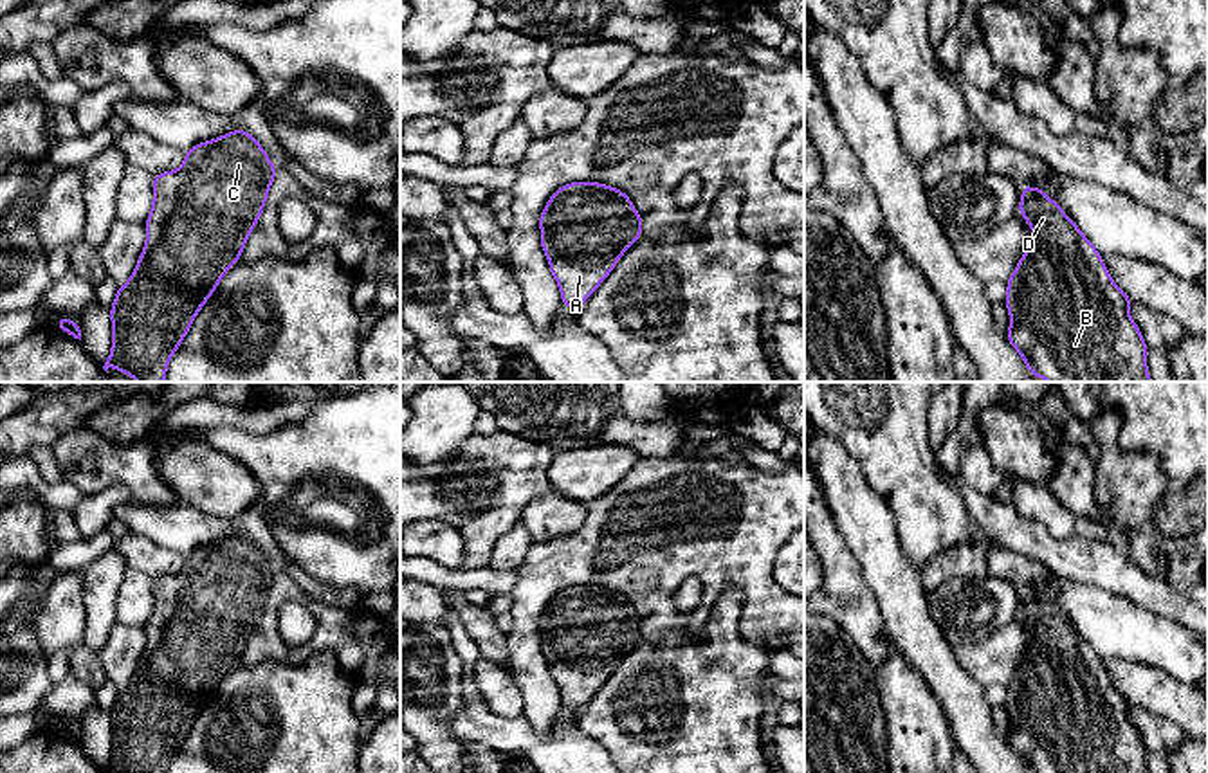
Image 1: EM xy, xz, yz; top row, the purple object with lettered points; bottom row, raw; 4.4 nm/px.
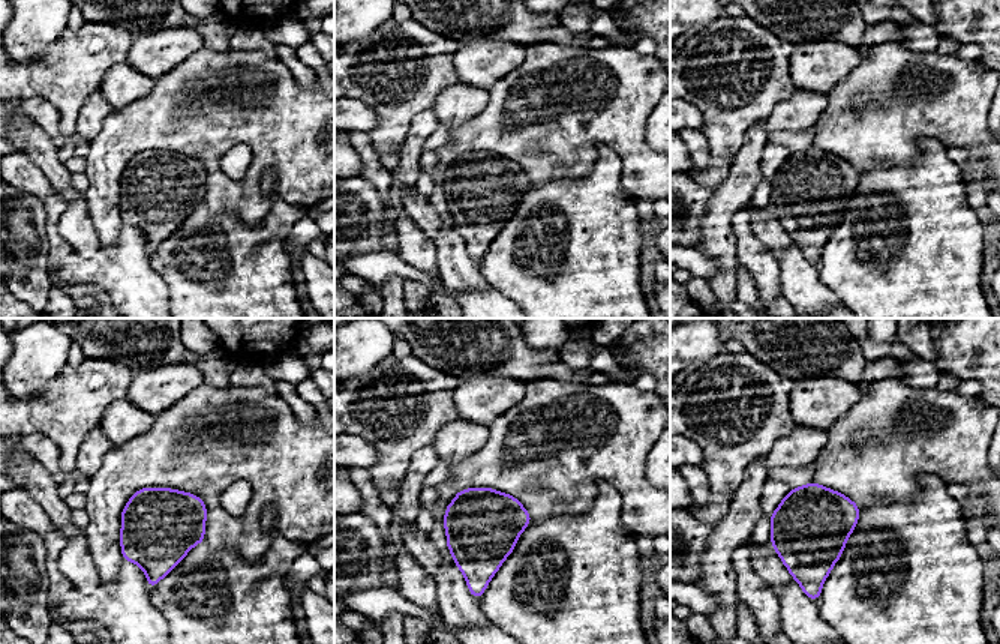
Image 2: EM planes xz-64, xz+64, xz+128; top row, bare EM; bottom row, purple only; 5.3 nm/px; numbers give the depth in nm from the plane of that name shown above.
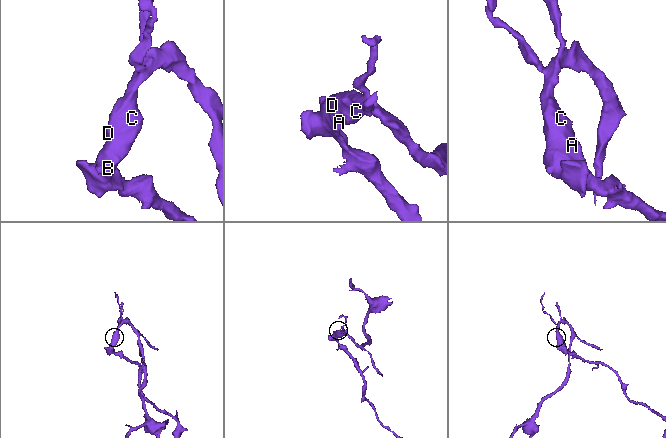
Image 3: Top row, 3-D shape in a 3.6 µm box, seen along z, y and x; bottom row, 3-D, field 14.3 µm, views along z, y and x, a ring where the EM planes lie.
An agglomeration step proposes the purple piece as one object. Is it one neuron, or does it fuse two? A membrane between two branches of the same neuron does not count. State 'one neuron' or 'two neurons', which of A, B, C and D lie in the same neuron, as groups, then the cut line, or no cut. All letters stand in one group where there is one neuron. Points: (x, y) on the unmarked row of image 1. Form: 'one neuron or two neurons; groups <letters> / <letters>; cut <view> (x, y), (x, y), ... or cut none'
one neuron; groups A B C D; cut none

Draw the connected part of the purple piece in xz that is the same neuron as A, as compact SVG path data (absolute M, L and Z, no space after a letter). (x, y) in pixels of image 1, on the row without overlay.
M599 586L559 591L541 622L541 650L559 687L563 708L579 714L640 641L642 622L631 602Z

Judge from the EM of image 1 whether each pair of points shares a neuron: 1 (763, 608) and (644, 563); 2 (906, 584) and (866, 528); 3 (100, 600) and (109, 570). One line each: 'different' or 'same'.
1: same
2: same
3: same

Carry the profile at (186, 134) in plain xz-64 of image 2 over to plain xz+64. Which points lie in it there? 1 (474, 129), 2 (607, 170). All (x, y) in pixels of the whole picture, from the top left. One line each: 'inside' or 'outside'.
1: inside
2: outside

